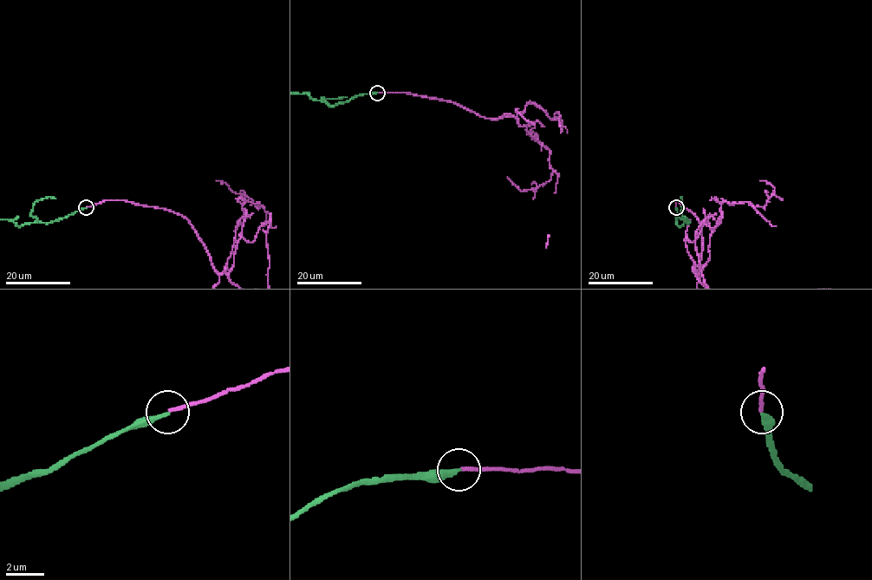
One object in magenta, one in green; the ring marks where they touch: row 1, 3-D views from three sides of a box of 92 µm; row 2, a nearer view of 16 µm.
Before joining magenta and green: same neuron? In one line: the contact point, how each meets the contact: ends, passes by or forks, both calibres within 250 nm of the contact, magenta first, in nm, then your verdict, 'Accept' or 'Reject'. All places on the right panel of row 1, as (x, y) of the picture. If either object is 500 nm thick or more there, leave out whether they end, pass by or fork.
Place: (676, 207). At the ring magenta ends. At the ring green ends. Thickness 190 nm (magenta) against 240 nm. Reject

